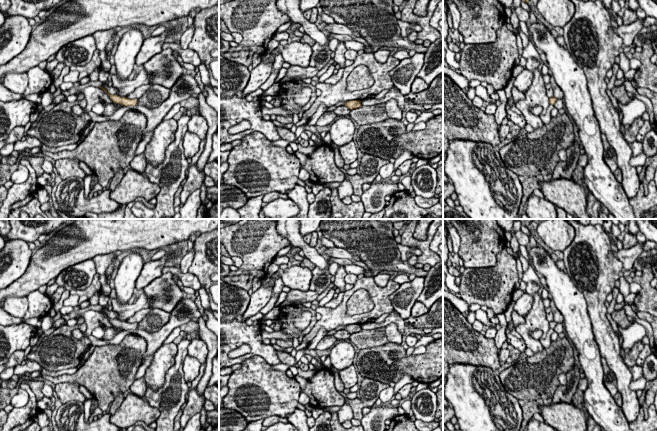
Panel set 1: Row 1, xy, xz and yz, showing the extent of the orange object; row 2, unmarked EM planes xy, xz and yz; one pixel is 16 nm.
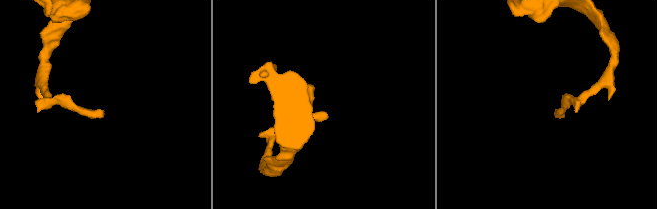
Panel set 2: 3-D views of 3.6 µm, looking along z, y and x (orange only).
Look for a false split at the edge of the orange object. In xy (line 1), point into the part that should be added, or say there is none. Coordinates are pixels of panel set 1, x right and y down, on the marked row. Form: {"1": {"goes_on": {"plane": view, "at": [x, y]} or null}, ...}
{"1": {"goes_on": null}}

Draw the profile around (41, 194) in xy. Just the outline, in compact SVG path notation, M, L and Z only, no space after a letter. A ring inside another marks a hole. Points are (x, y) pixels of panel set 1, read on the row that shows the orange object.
M44 186L39 187L38 189L34 190L31 194L34 198L38 199L40 204L44 204L50 200L50 196Z

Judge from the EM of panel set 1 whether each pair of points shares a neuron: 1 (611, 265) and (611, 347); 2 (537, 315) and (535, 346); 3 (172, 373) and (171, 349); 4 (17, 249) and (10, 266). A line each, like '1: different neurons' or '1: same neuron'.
1: same neuron
2: same neuron
3: different neurons
4: same neuron

